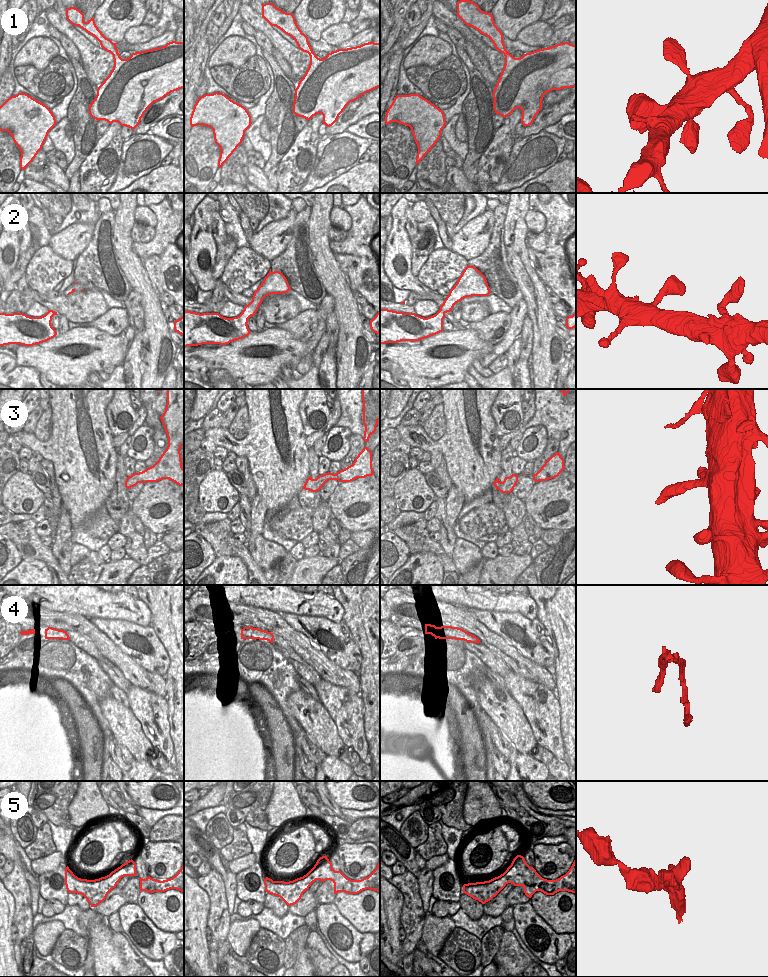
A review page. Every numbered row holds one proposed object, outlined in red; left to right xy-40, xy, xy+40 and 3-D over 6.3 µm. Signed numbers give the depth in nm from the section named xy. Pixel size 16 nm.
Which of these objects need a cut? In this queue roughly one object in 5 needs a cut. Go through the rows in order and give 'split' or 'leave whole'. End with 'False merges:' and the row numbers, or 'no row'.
1: leave whole
2: leave whole
3: leave whole
4: split
5: leave whole
False merges: 4

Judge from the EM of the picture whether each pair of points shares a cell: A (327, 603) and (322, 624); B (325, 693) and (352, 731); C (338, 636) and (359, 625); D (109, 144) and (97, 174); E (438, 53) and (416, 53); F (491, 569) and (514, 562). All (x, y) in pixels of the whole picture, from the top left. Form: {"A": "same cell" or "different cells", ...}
{"A": "different cells", "B": "same cell", "C": "different cells", "D": "same cell", "E": "same cell", "F": "same cell"}

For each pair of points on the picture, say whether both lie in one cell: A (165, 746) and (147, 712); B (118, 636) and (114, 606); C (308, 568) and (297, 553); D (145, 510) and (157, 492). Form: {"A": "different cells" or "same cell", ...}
{"A": "same cell", "B": "different cells", "C": "different cells", "D": "same cell"}

